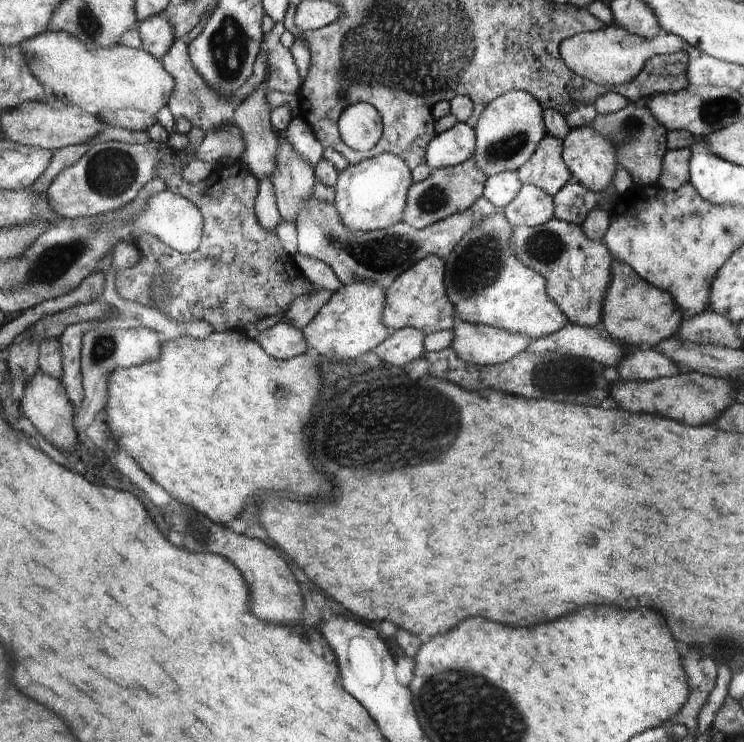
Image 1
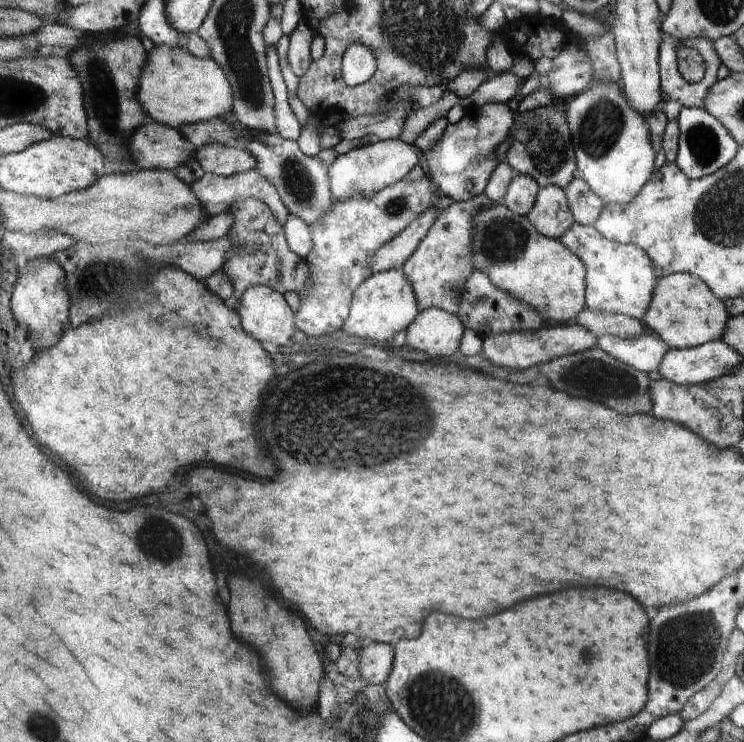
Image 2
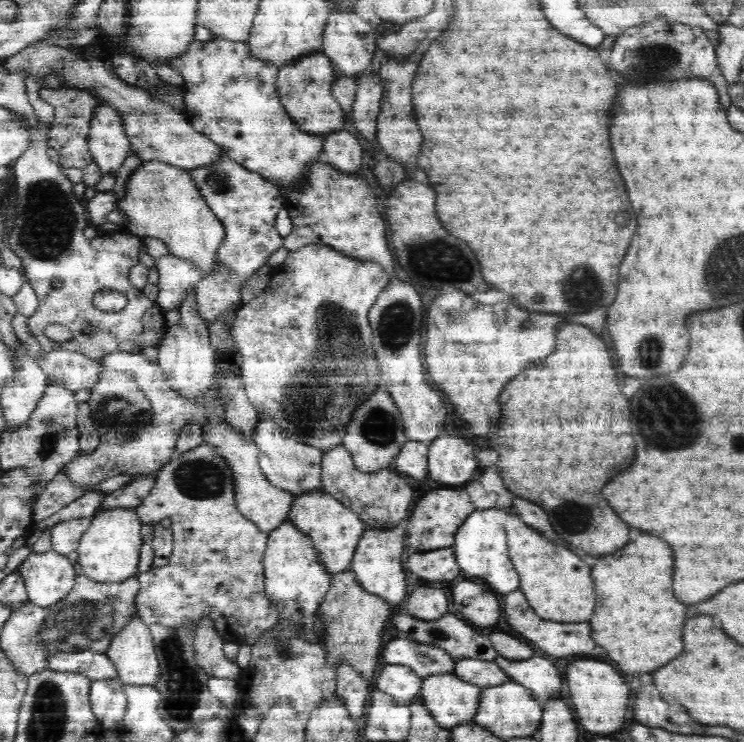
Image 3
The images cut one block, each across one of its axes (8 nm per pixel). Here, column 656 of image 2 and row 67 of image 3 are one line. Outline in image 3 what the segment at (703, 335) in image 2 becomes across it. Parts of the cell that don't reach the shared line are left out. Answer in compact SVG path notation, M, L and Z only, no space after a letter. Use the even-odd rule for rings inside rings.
M322 51L305 54L277 72L276 86L282 107L302 132L326 137L344 128L348 116L344 115L343 108L332 94L332 82L338 76L332 62Z

